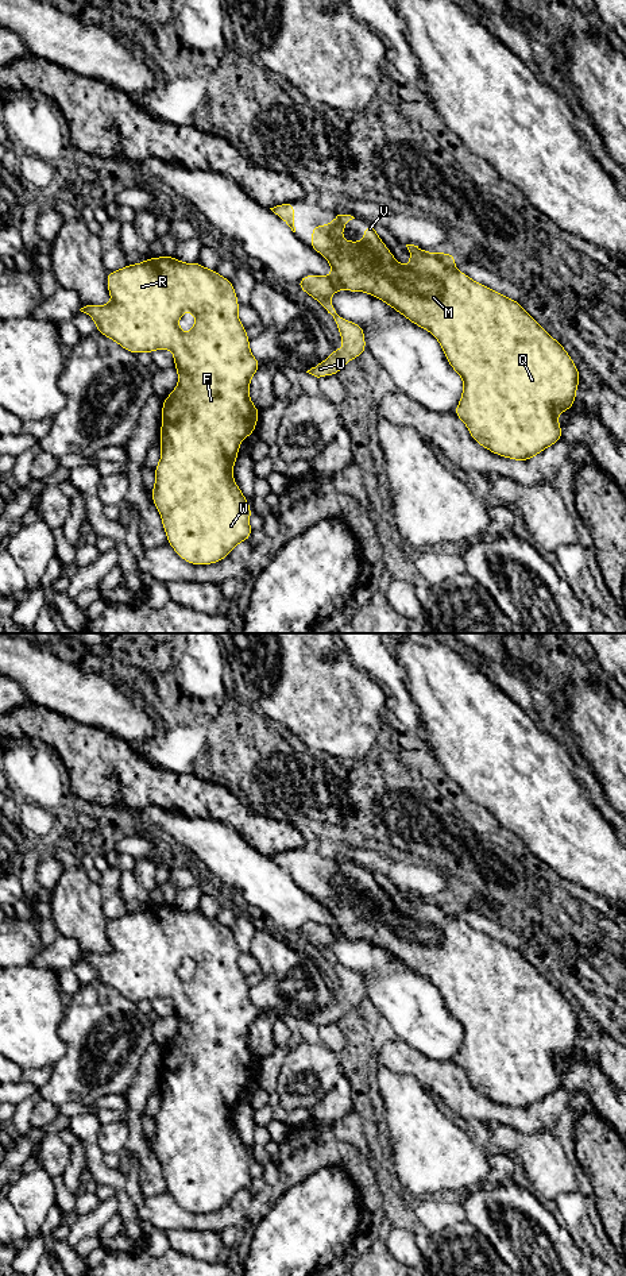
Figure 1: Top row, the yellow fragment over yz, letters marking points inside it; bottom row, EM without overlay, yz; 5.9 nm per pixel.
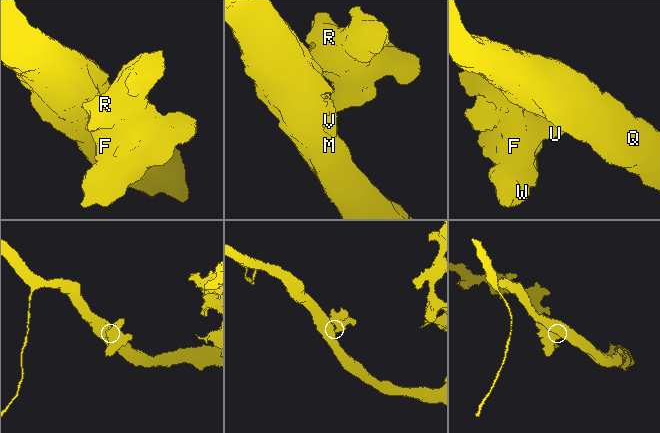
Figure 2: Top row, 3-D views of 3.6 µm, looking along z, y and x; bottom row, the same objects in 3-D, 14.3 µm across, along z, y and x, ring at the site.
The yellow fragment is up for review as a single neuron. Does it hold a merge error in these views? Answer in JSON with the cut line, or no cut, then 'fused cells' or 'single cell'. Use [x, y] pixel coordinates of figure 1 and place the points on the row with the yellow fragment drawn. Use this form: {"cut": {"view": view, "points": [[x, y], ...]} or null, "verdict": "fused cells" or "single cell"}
{"cut": null, "verdict": "single cell"}

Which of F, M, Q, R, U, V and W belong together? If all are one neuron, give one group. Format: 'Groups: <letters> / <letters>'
Groups: F M Q R U V W

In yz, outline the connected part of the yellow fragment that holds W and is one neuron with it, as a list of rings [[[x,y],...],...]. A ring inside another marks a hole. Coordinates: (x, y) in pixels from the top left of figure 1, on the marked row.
[[[163,255],[161,258],[150,257],[147,261],[127,265],[120,270],[108,271],[107,274],[107,286],[108,292],[112,296],[112,302],[108,305],[86,305],[80,311],[90,316],[96,321],[96,331],[101,335],[115,340],[124,350],[131,351],[134,355],[139,352],[154,352],[156,350],[169,348],[174,355],[174,366],[178,371],[178,385],[177,388],[167,396],[165,401],[162,401],[162,416],[163,421],[161,424],[161,460],[154,469],[155,473],[155,486],[151,490],[151,497],[155,508],[158,509],[162,517],[162,525],[167,536],[167,544],[173,547],[173,550],[188,563],[200,566],[200,564],[213,564],[224,558],[227,558],[232,550],[241,541],[248,540],[252,536],[252,531],[250,527],[250,516],[251,506],[246,497],[243,496],[240,487],[235,483],[235,478],[232,475],[232,470],[235,466],[235,460],[239,452],[239,444],[248,436],[255,433],[255,425],[259,417],[260,410],[251,402],[250,400],[250,381],[251,377],[259,370],[262,366],[260,362],[252,356],[250,351],[250,338],[246,334],[246,327],[237,317],[237,309],[240,307],[236,292],[231,280],[221,277],[216,270],[210,270],[200,265],[198,262],[183,263],[178,261],[175,257]],[[185,311],[190,311],[196,323],[190,332],[185,334],[178,327],[178,320]]]

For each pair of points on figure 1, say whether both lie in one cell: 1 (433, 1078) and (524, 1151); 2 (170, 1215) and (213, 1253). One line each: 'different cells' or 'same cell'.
1: different cells
2: different cells

